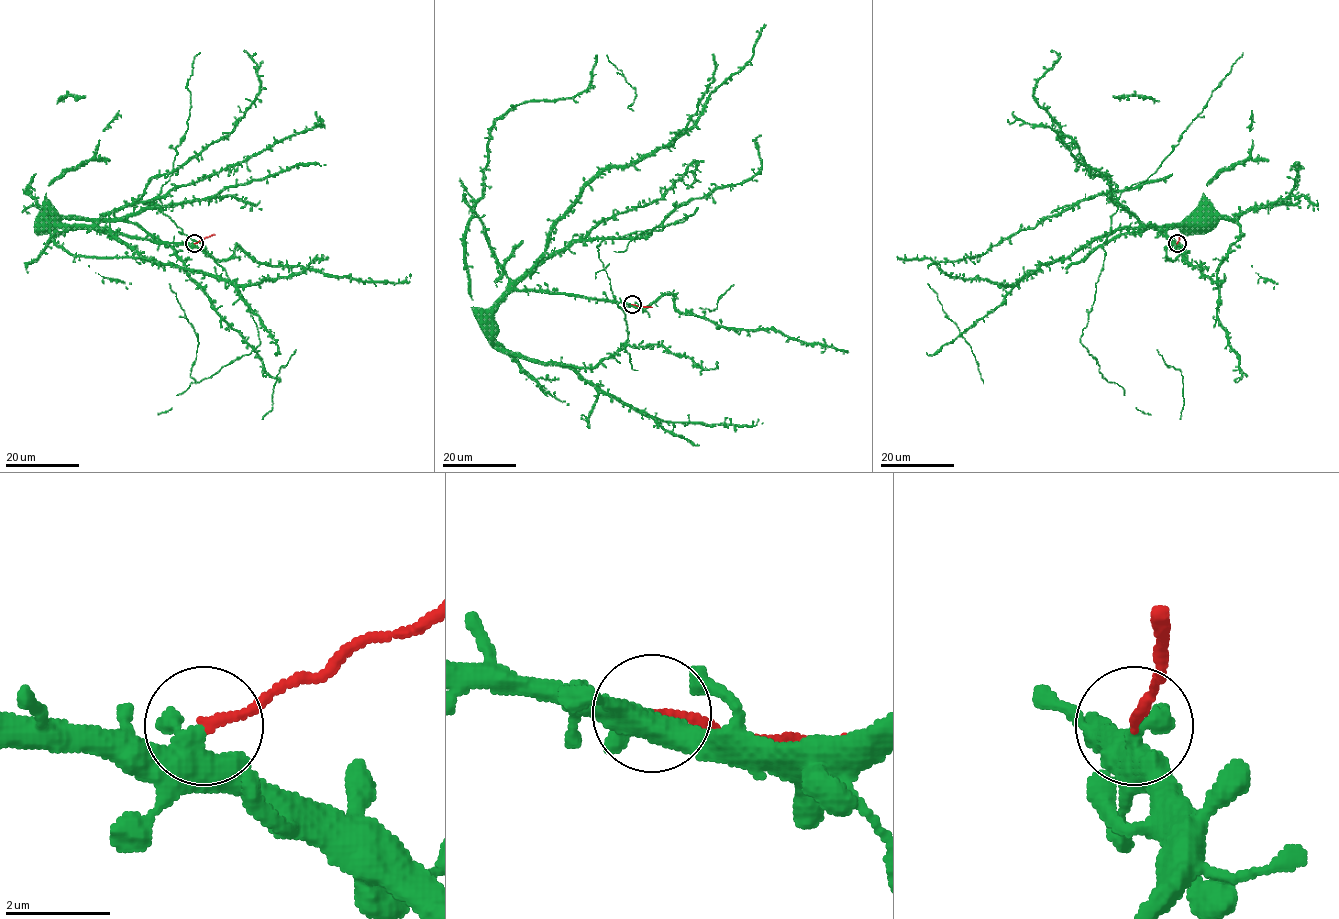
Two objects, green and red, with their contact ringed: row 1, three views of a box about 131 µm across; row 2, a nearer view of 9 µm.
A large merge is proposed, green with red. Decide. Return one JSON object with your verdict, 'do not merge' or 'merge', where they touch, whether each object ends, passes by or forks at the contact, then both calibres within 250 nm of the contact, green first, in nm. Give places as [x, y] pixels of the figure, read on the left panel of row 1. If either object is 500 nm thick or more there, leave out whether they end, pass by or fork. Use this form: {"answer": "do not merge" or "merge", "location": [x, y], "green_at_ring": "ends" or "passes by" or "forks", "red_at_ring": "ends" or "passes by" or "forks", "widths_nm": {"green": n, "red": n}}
{"answer": "do not merge", "location": [194, 243], "widths_nm": {"green": 500, "red": 160}}

